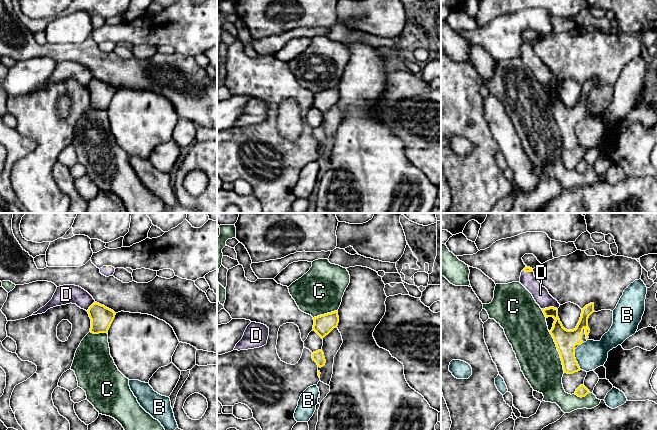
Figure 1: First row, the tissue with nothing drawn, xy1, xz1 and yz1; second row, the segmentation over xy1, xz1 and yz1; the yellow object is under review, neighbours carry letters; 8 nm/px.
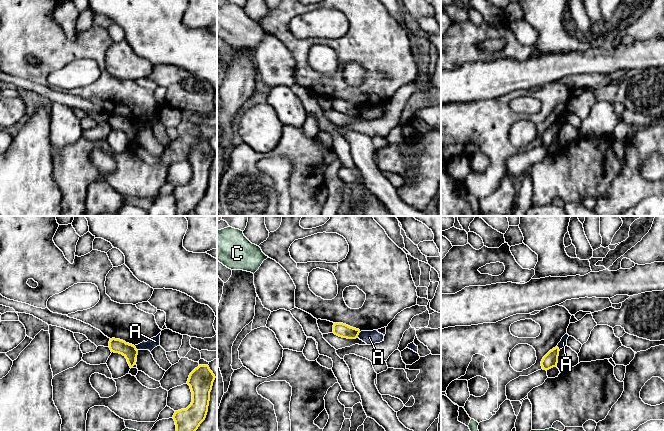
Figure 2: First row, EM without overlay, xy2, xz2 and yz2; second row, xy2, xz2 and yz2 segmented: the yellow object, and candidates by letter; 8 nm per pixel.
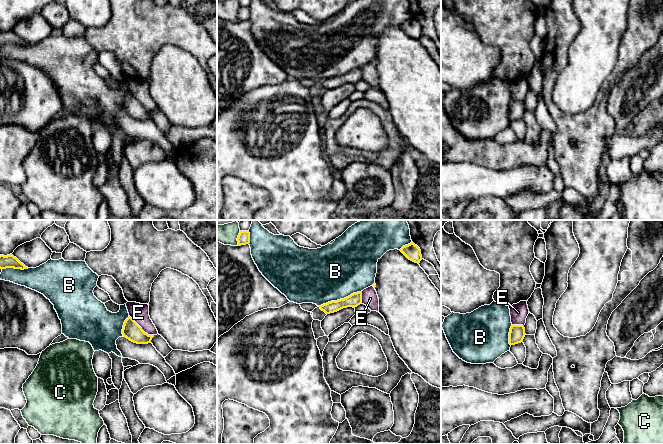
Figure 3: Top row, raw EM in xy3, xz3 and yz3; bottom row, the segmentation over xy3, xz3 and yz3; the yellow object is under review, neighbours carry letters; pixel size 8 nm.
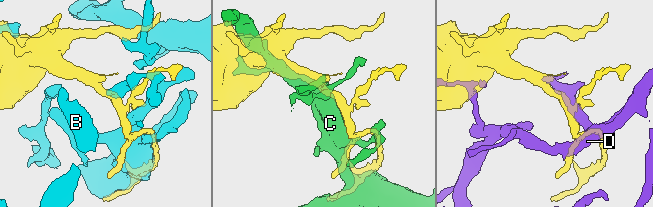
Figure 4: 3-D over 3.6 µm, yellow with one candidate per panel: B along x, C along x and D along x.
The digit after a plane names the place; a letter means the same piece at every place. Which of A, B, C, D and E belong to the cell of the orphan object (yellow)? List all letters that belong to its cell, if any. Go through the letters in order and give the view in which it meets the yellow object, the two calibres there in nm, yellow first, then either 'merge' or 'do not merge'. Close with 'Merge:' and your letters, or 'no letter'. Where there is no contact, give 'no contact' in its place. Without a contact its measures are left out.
A: xz2 | 110/110 nm | do not merge
B: xz3 | 110/440 nm | do not merge
C: yz1 | 170/320 nm | do not merge
D: yz1 | 130/130 nm | merge
E: xy3 | 150/150 nm | do not merge
Merge: D

